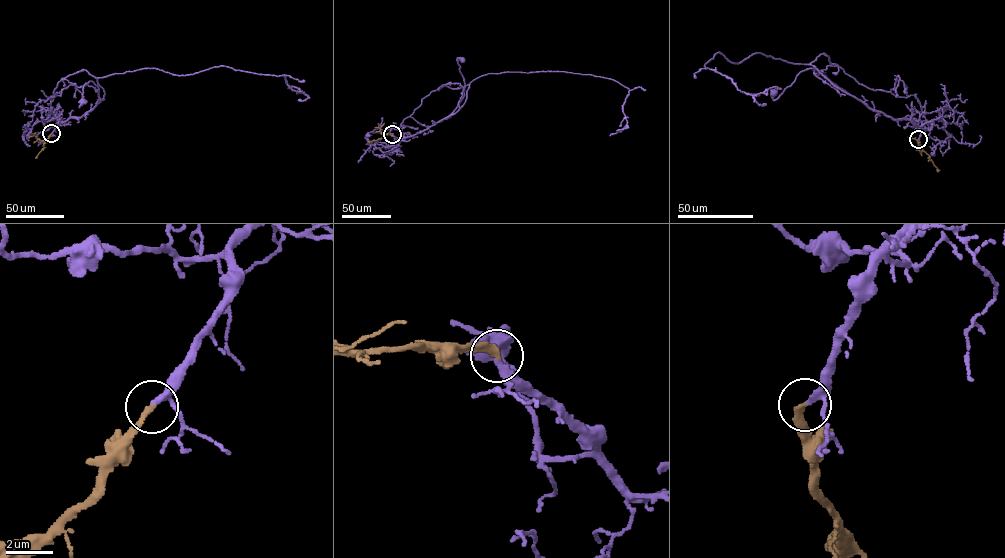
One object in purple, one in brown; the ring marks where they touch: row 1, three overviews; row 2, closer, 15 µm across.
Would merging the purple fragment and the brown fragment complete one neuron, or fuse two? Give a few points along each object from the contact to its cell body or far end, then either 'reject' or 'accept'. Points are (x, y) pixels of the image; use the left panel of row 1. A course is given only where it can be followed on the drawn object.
purple runs (51, 133), (58, 121), (80, 117), (93, 108), (99, 89), (93, 82), (84, 86), (79, 107), (84, 101); brown runs (51, 133), (37, 156); accept

